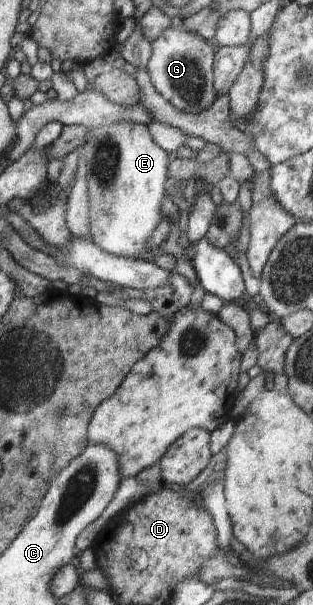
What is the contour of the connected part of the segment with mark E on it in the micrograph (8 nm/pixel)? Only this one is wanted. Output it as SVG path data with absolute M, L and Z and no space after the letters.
M132 121L92 128L82 147L86 158L90 235L104 252L137 260L148 251L150 237L162 220L164 183L170 162L167 152L158 147L148 126Z

